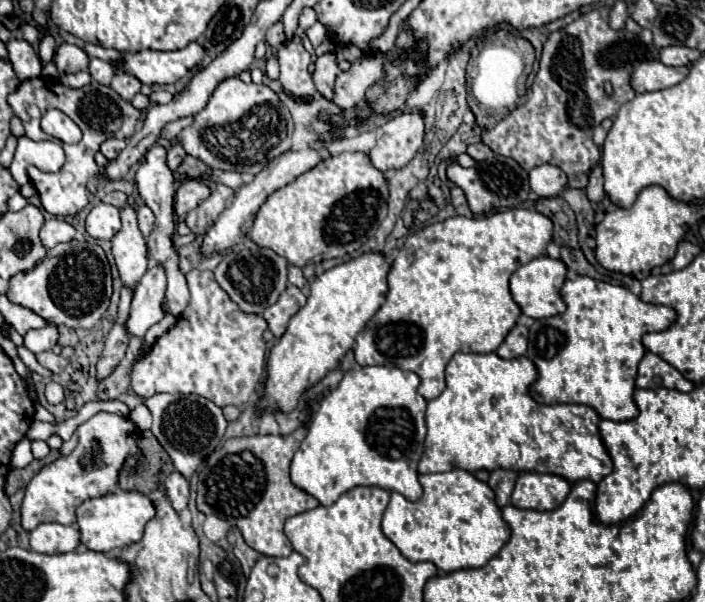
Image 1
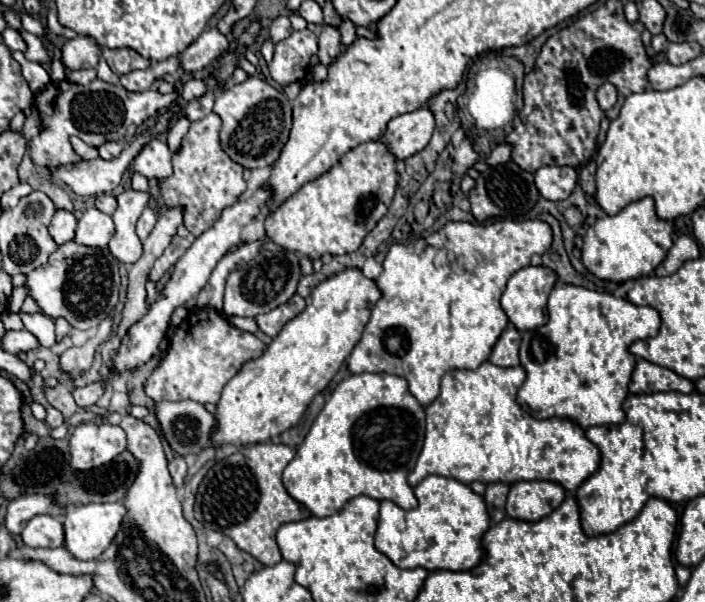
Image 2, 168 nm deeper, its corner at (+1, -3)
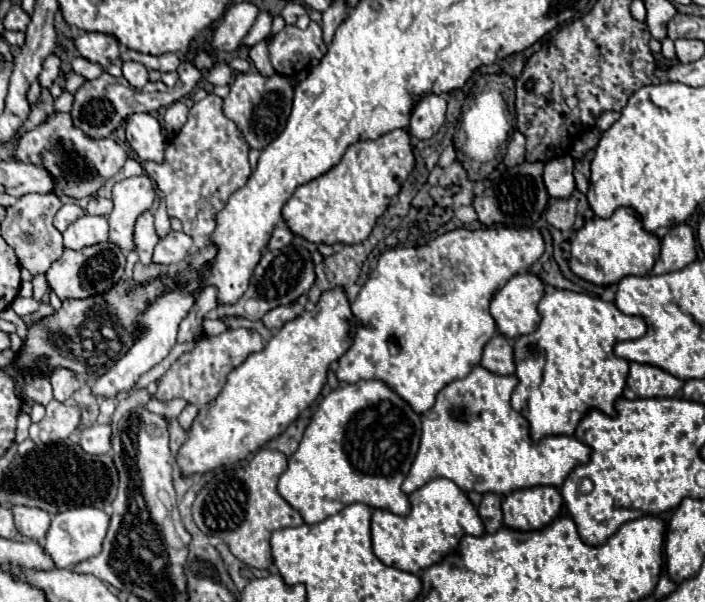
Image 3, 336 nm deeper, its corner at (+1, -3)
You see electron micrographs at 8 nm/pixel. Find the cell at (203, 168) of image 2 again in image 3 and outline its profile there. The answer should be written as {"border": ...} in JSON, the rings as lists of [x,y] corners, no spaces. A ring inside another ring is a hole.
{"border":[[[208,94],[190,108],[184,128],[170,138],[164,164],[146,162],[144,170],[164,194],[168,216],[178,218],[184,232],[200,240],[214,232],[216,214],[226,206],[230,194],[248,182],[248,152],[250,148],[236,124],[222,114],[222,98]]]}

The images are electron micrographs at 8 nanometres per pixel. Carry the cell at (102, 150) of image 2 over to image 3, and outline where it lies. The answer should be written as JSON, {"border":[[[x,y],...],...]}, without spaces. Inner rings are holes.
{"border":[[[52,114],[42,126],[26,132],[20,138],[16,158],[30,164],[42,162],[42,166],[56,178],[56,194],[84,198],[94,194],[108,178],[116,176],[122,170],[128,154],[124,146],[120,146],[112,138],[86,138],[78,128],[72,126],[70,114]]]}

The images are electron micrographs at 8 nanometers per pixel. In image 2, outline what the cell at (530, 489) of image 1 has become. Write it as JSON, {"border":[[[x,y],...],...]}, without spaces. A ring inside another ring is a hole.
{"border":[[[516,482],[510,486],[506,514],[514,520],[538,522],[562,504],[566,492],[556,482]]]}

